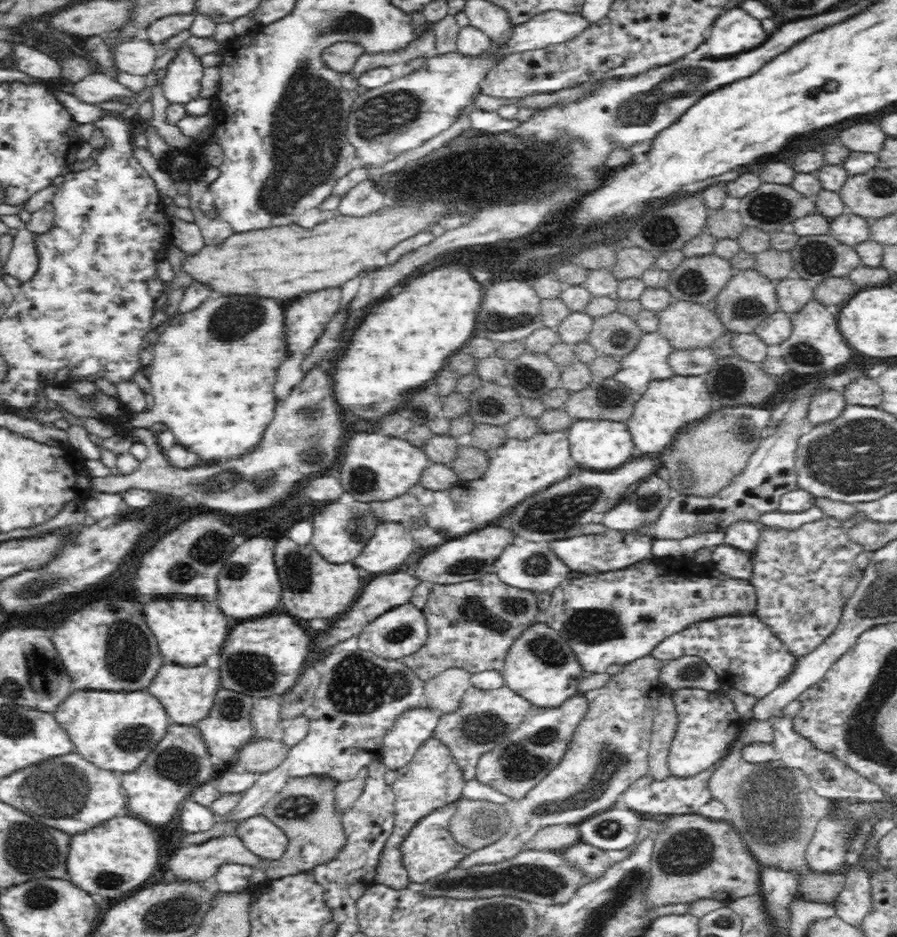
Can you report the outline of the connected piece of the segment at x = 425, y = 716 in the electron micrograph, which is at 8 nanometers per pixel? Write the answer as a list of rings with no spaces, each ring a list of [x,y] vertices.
[[[426,706],[402,713],[395,727],[384,735],[384,752],[380,760],[386,768],[397,771],[411,763],[420,746],[433,738],[441,715]]]

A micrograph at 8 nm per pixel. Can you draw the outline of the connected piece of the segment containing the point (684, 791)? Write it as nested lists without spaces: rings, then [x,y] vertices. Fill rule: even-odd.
[[[720,758],[710,768],[691,776],[690,778],[678,778],[670,775],[666,780],[654,781],[651,776],[646,776],[632,783],[618,798],[619,804],[636,810],[640,814],[692,814],[697,813],[701,806],[708,804],[713,798],[709,787],[712,771],[724,764],[724,758]]]

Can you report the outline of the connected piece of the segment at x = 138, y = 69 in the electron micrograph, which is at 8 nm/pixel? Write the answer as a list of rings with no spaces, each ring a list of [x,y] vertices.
[[[143,34],[111,45],[110,51],[120,71],[140,76],[153,72],[154,60],[158,56],[157,46],[154,46]]]

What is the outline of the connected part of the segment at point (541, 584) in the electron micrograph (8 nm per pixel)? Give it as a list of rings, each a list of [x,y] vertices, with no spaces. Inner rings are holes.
[[[526,539],[518,545],[512,543],[507,546],[495,562],[495,573],[502,582],[537,595],[555,590],[570,572],[571,569],[558,558],[549,543],[530,542]]]

